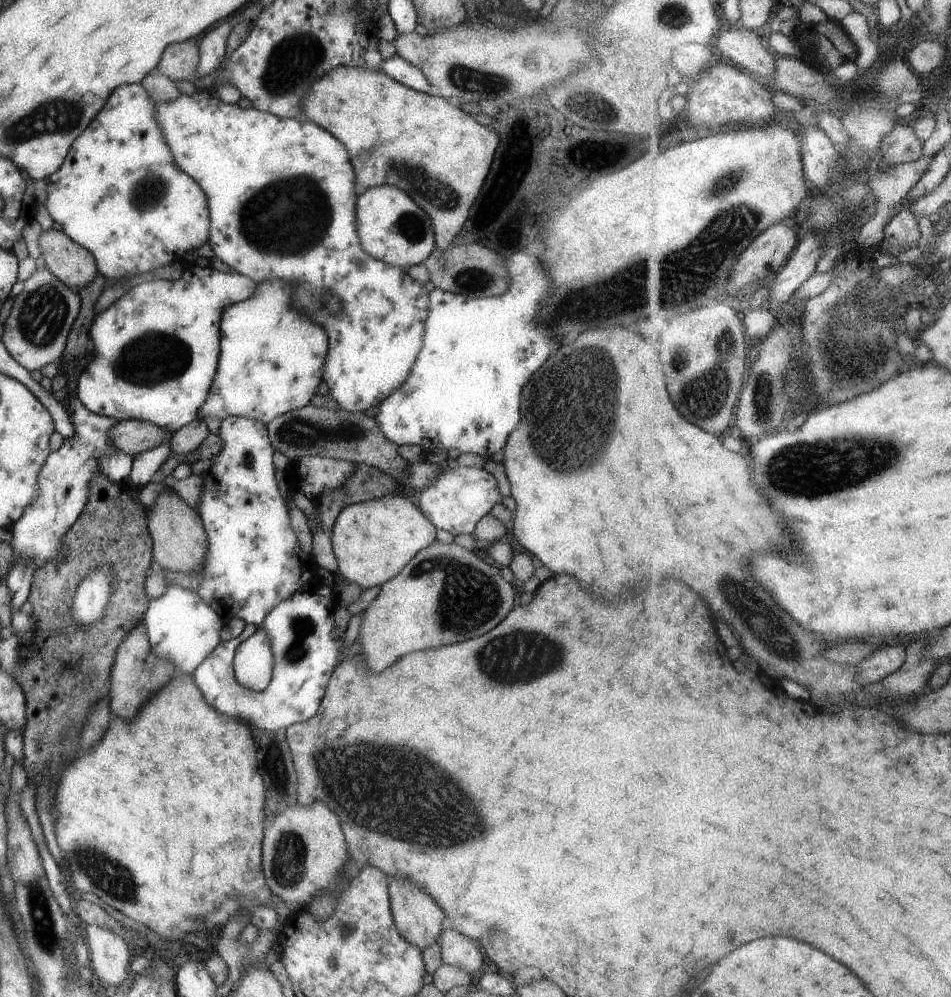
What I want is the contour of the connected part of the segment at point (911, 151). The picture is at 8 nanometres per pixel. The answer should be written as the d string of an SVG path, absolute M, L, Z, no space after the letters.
M897 125L891 134L883 137L880 150L884 160L879 166L902 165L922 157L924 140L920 139L911 126Z

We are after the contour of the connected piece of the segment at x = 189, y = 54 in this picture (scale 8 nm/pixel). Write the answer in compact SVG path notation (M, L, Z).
M185 40L179 44L169 44L163 50L161 62L155 66L154 70L173 82L190 80L195 74L197 58L198 45L196 43Z

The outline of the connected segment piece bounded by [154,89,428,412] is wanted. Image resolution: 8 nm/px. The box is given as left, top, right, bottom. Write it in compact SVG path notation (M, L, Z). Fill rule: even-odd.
M209 89L196 90L190 95L180 94L175 100L168 103L155 103L154 109L158 127L163 133L163 140L169 147L176 166L201 187L207 198L210 220L207 243L213 254L227 267L233 269L235 273L249 277L256 283L267 279L281 279L286 283L291 283L294 286L294 295L291 297L290 305L296 311L303 312L305 316L315 320L326 332L329 340L322 372L322 381L327 385L329 396L343 411L367 412L367 408L371 408L372 412L386 396L399 388L399 385L403 384L403 381L409 376L409 371L412 369L422 343L424 320L427 316L428 292L425 291L422 284L409 277L401 267L391 266L382 260L373 258L361 248L355 228L355 201L358 192L354 190L353 168L349 164L349 156L347 156L345 148L331 134L327 134L325 130L321 130L315 124L297 122L295 118L291 120L291 118L278 117L253 107L240 109L237 107L237 103L222 103ZM323 292L333 293L336 297L341 298L339 300L339 312L335 316L333 314L329 316L323 310L323 304L319 302Z

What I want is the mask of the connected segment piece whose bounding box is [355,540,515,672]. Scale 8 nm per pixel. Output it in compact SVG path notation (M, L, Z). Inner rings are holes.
M435 540L418 550L395 576L381 585L379 594L361 616L358 637L355 640L362 644L361 650L367 666L373 672L379 672L403 654L455 644L491 630L512 609L515 600L512 582L505 582L499 572L497 568L475 557L471 550L461 548L453 542L444 544Z

